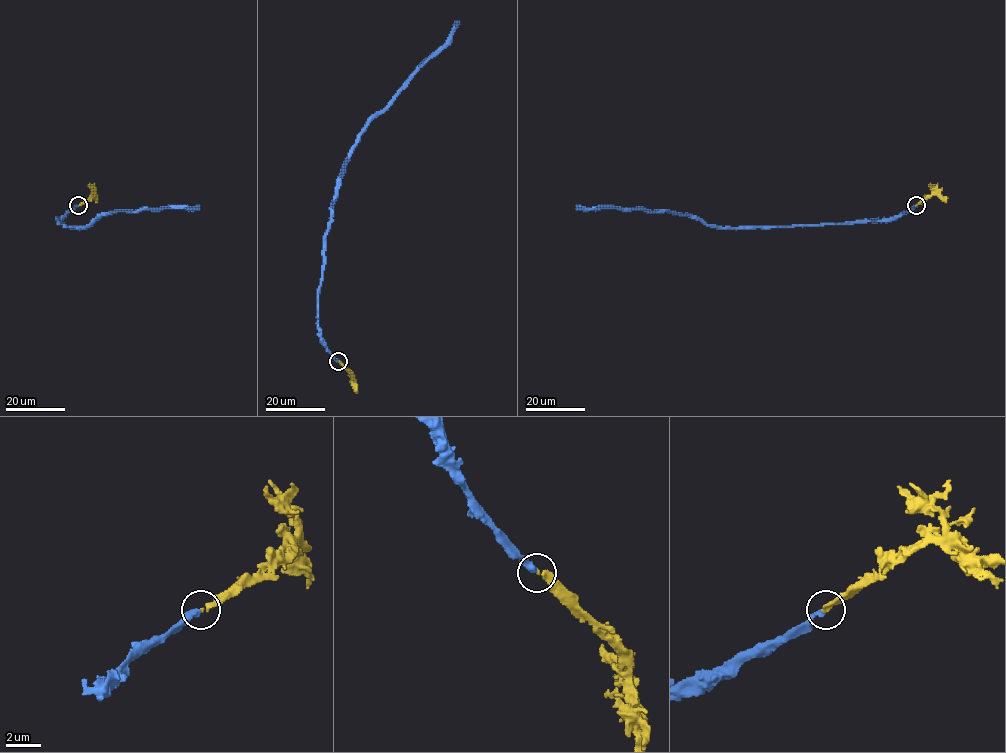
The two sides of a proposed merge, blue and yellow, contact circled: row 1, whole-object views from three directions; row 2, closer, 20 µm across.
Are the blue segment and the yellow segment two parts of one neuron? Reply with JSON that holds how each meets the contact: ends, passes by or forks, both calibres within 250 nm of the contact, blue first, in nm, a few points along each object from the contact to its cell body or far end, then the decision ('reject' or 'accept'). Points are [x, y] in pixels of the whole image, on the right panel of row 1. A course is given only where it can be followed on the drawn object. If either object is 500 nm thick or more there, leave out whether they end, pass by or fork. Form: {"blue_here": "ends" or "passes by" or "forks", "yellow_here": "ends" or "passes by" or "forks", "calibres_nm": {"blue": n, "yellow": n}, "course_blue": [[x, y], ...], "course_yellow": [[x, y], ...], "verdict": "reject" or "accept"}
{"blue_here": "ends", "yellow_here": "ends", "calibres_nm": {"blue": 320, "yellow": 280}, "course_blue": [[916, 206], [878, 222], [734, 228], [709, 226], [698, 218], [672, 211], [576, 206]], "course_yellow": [[916, 206], [933, 194], [938, 194], [946, 202]], "verdict": "accept"}

